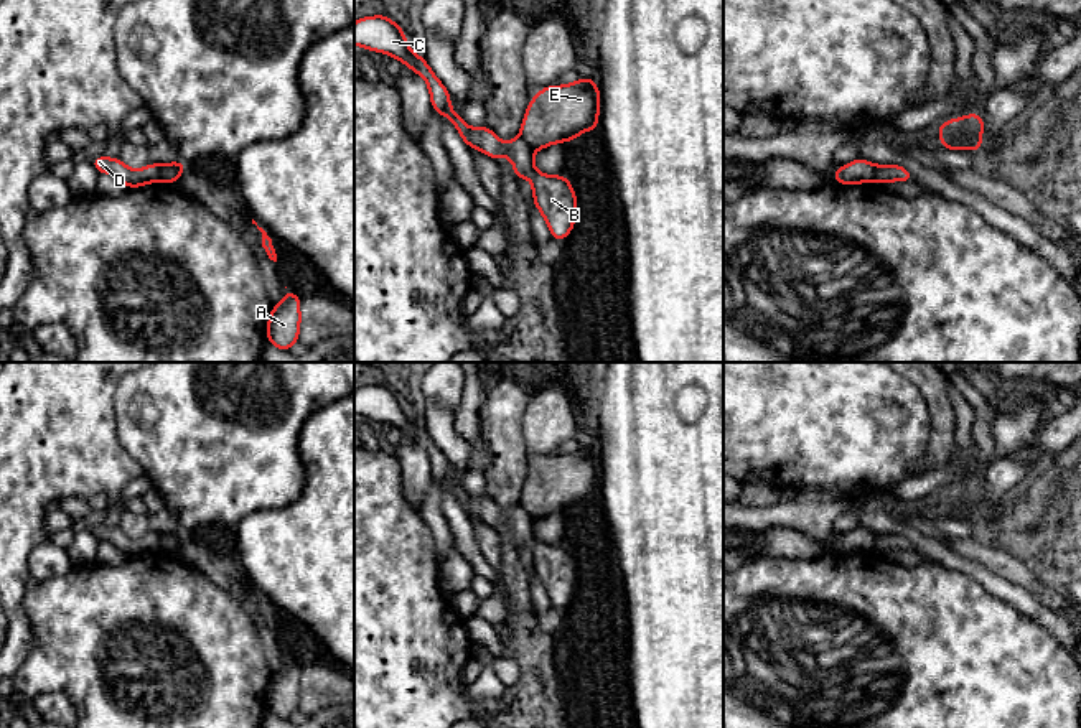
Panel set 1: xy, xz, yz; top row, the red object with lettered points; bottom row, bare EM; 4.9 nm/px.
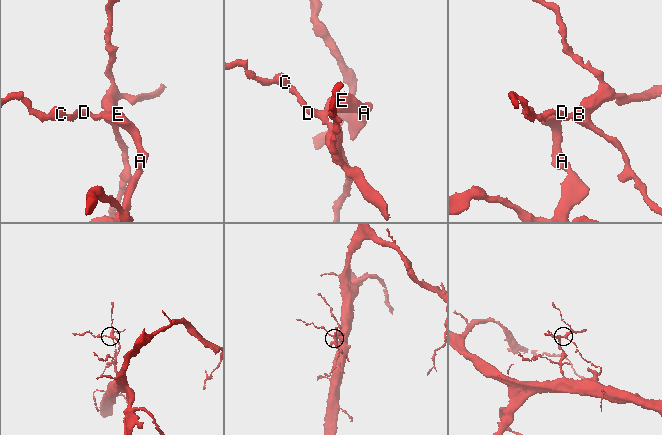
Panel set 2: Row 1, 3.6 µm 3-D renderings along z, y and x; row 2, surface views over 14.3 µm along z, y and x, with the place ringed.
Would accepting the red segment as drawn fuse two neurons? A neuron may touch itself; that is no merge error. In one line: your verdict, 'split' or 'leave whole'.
split

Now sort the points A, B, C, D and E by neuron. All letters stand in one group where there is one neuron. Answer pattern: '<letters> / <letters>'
A E / B C D

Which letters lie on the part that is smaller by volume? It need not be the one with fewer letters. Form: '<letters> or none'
B, C, D

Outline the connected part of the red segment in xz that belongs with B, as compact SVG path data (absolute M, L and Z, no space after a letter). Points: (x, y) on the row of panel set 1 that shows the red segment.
M386 15L358 20L354 23L354 44L397 58L420 74L428 86L433 110L453 122L468 147L478 148L494 160L509 156L516 178L529 178L532 181L534 204L544 216L550 237L557 240L567 239L577 219L577 198L569 178L539 173L534 166L534 148L521 137L506 143L489 127L468 127L463 117L453 112L447 87L428 68L425 58L410 51L402 26Z

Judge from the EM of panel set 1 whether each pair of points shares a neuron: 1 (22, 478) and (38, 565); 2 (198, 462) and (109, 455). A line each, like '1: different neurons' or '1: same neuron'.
1: different neurons
2: different neurons

